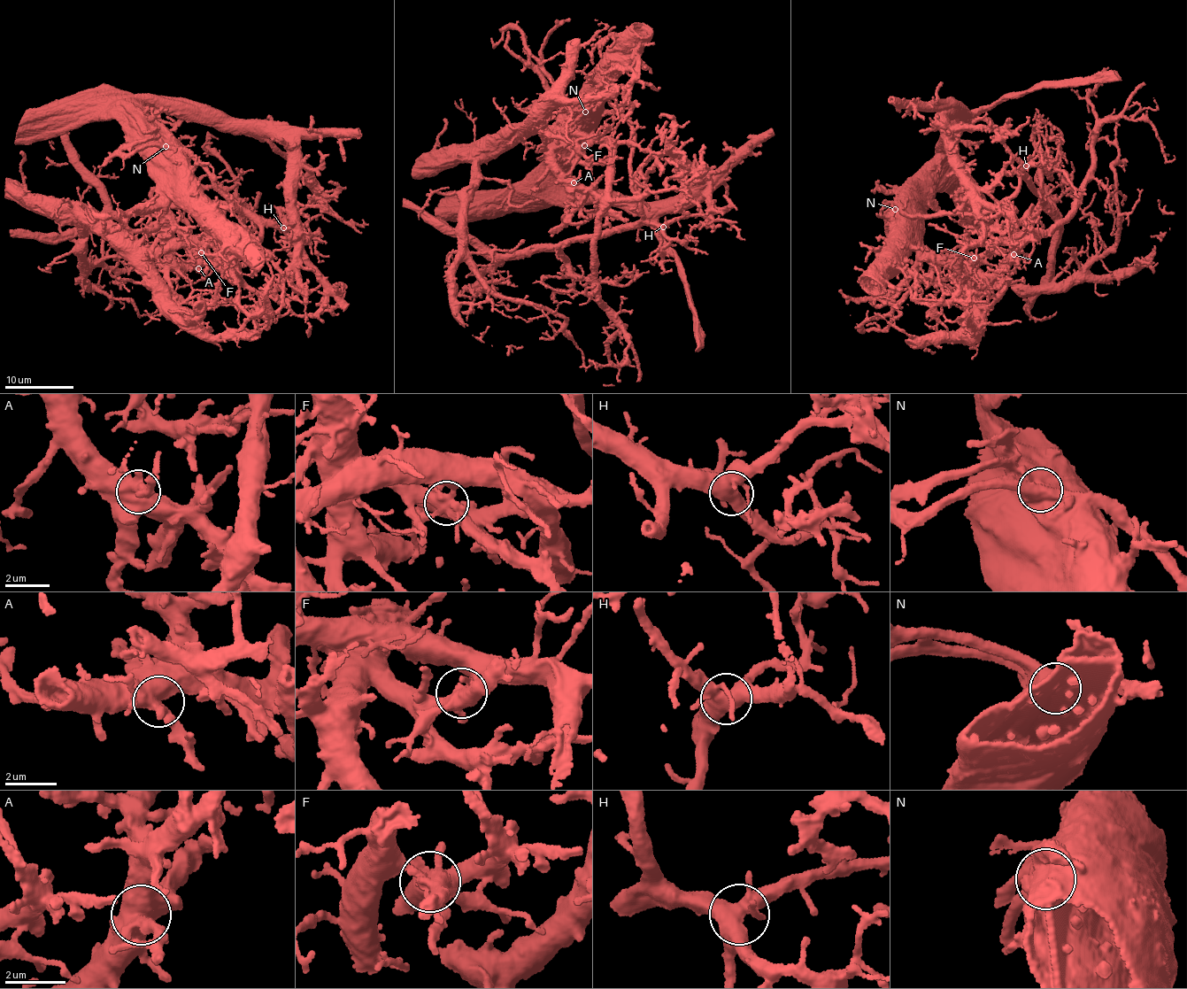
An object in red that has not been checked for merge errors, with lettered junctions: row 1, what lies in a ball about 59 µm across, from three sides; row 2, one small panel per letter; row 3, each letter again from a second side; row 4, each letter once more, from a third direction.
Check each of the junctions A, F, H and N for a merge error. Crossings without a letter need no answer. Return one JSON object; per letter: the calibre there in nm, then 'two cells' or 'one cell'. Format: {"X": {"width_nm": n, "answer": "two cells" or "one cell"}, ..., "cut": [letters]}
{"A": {"width_nm": 600, "answer": "one cell"}, "F": {"width_nm": 480, "answer": "two cells"}, "H": {"width_nm": 500, "answer": "one cell"}, "N": {"width_nm": 1150, "answer": "two cells"}, "cut": ["F", "N"]}

